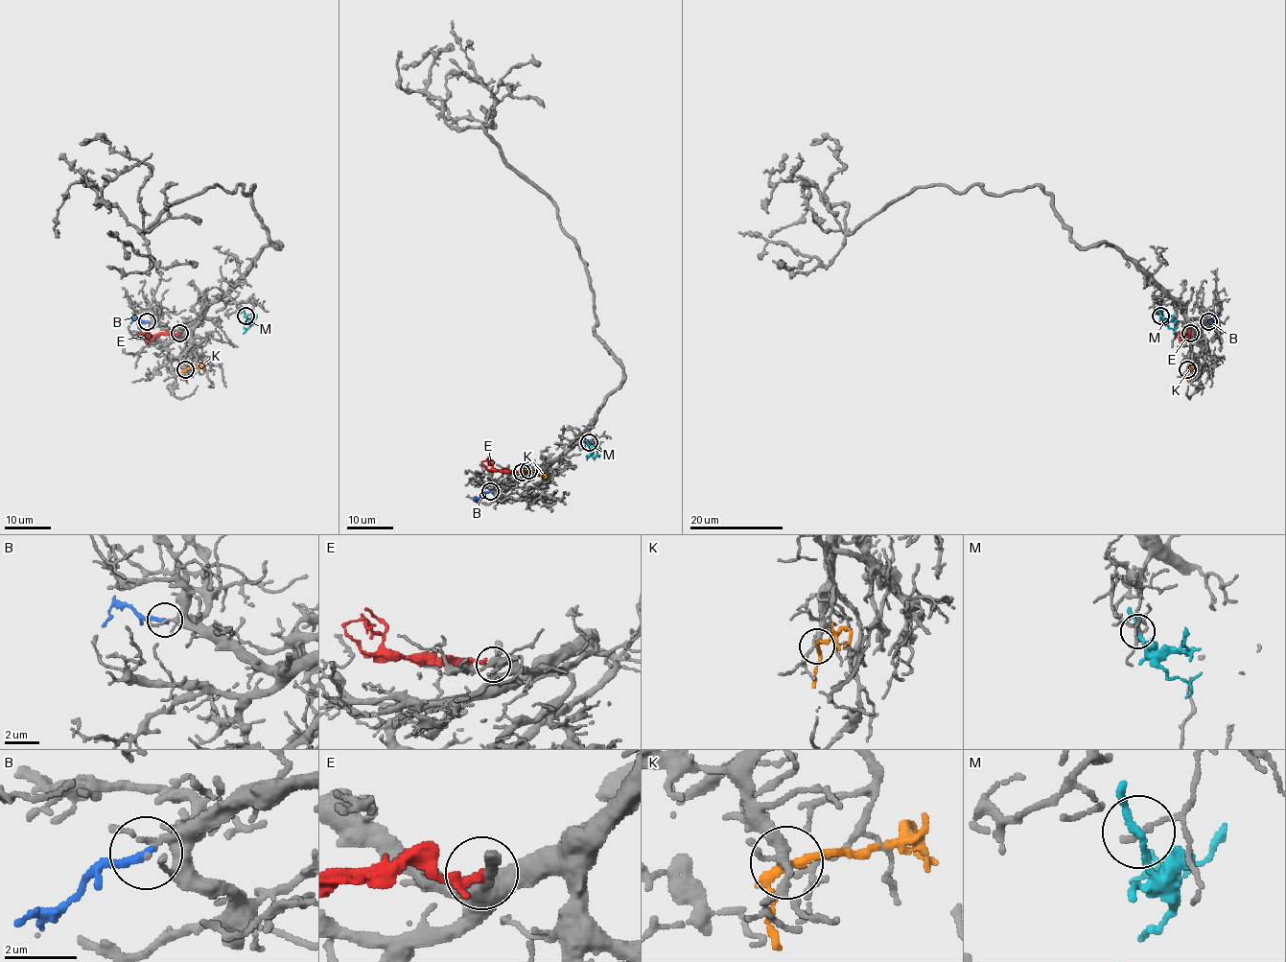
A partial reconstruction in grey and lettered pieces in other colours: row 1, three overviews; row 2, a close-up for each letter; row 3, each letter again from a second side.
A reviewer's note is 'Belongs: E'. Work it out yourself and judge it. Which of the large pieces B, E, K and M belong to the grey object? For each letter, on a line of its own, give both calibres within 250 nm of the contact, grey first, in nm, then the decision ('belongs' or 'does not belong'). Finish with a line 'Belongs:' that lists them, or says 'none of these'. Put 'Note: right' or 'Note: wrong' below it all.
B: 120 nm thick on the grey side, 240 nm on the other; does not belong
E: 260 nm thick on the grey side, 240 nm on the other; belongs
K: 280 nm thick on the grey side, 180 nm on the other; does not belong
M: 120 nm thick on the grey side, 200 nm on the other; does not belong
Belongs: E
Note: right

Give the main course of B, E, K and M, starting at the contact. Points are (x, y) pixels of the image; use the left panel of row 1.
B: (147, 321), (134, 318), (130, 323)
E: (179, 333), (140, 336), (141, 333)
K: (185, 369), (203, 368)
M: (245, 316), (250, 325), (243, 333)

